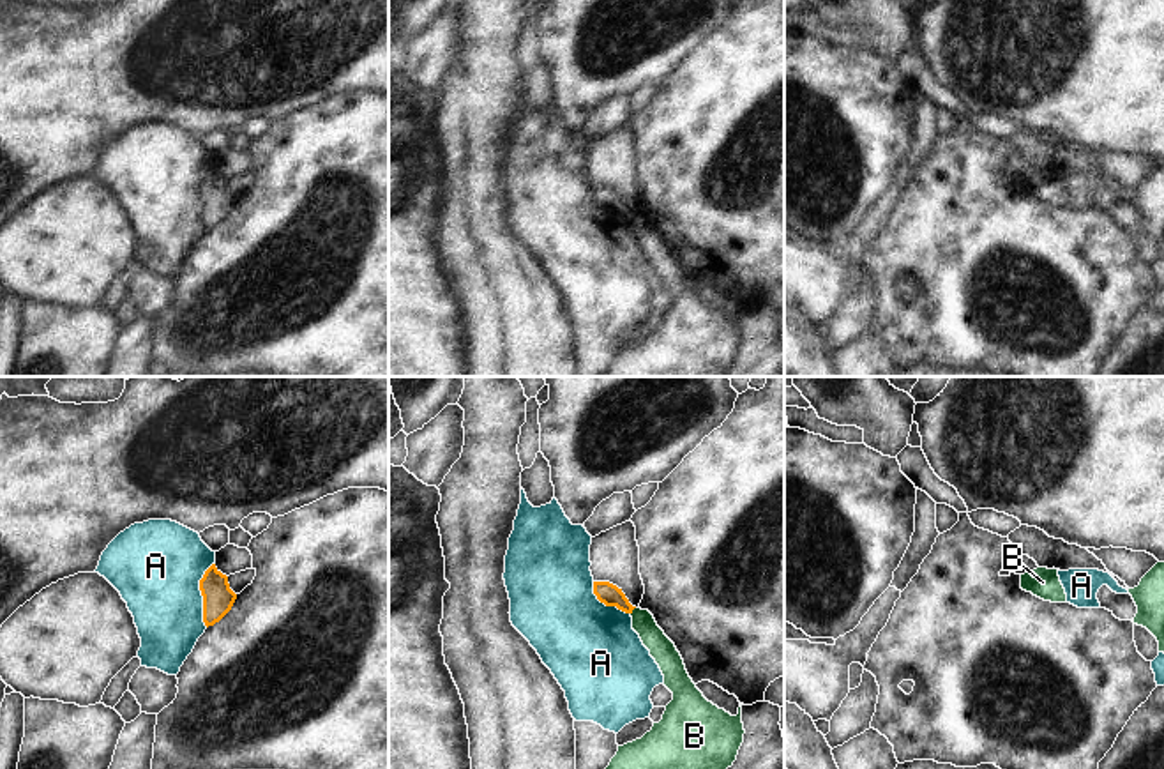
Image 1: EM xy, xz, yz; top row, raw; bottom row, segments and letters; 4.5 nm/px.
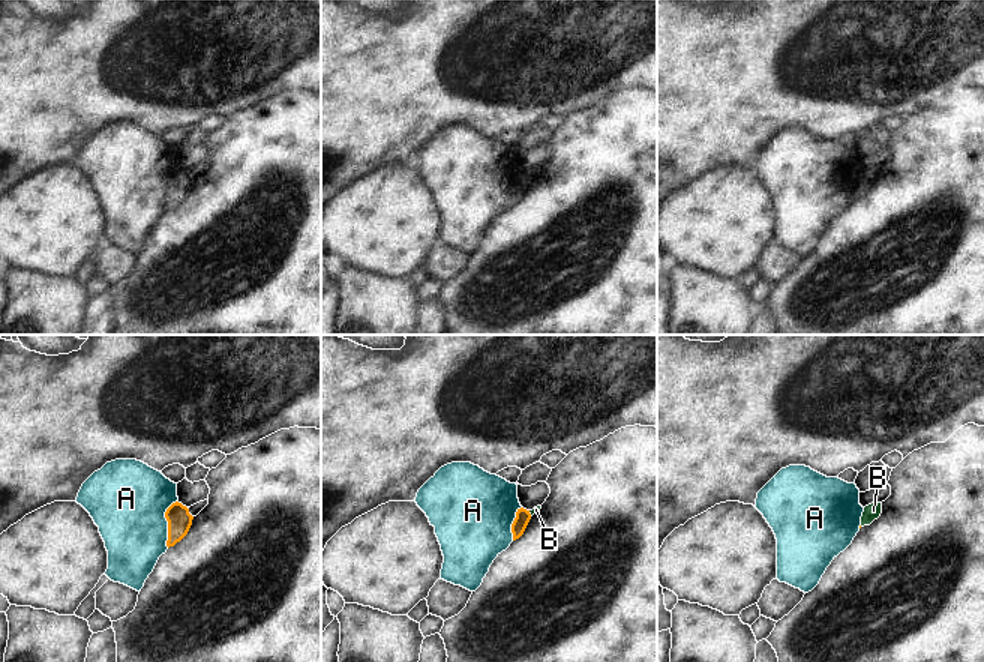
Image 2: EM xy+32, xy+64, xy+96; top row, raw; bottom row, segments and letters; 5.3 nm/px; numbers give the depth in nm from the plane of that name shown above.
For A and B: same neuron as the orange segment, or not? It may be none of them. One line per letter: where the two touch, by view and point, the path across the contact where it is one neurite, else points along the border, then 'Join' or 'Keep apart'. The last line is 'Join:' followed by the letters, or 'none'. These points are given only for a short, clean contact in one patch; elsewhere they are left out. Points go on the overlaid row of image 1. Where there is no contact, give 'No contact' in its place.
A: Touches orange at xy (202, 594). Keep apart
B: Touches orange at xz (633, 609). Path across: xz (606, 593), (633, 609), (665, 653). Join
Join: B.

